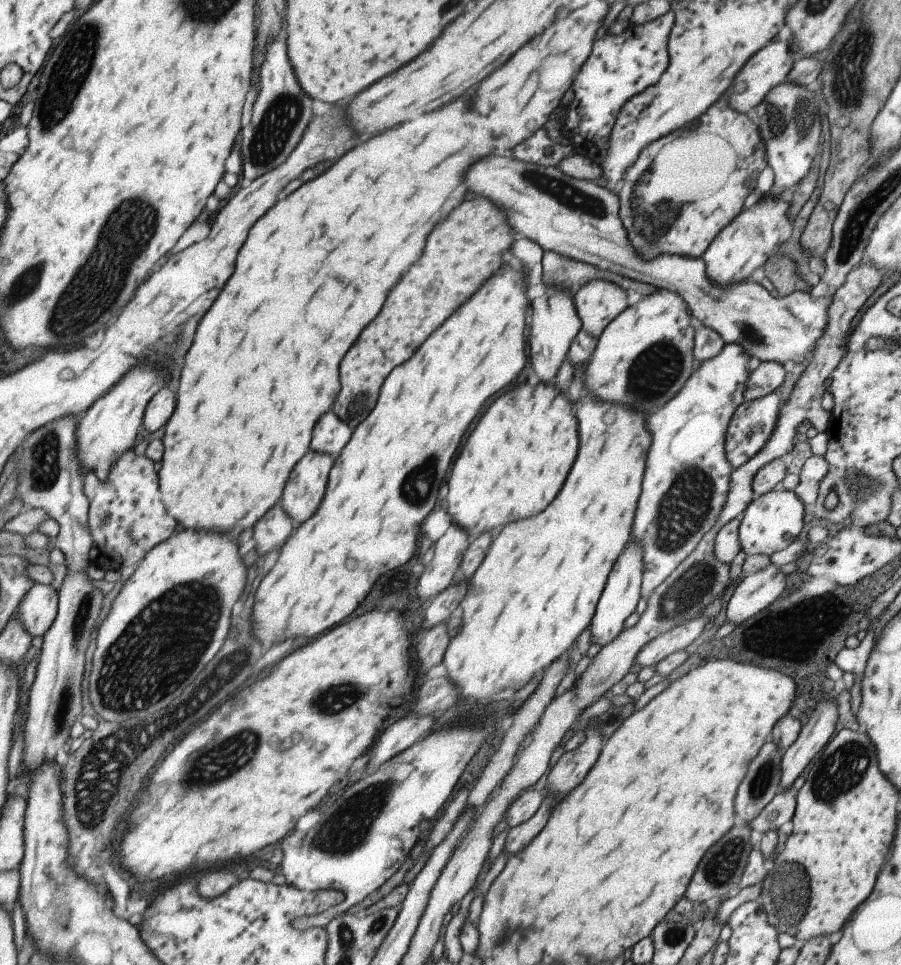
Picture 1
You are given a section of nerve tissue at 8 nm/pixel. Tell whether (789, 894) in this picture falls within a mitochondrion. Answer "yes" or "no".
yes

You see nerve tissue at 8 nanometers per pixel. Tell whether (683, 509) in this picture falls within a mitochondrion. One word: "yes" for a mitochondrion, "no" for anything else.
yes

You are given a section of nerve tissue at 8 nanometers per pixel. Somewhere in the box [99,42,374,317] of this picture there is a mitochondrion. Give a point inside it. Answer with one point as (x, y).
(282, 115)

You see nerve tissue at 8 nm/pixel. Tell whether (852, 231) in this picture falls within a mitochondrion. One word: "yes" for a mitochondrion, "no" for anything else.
yes

